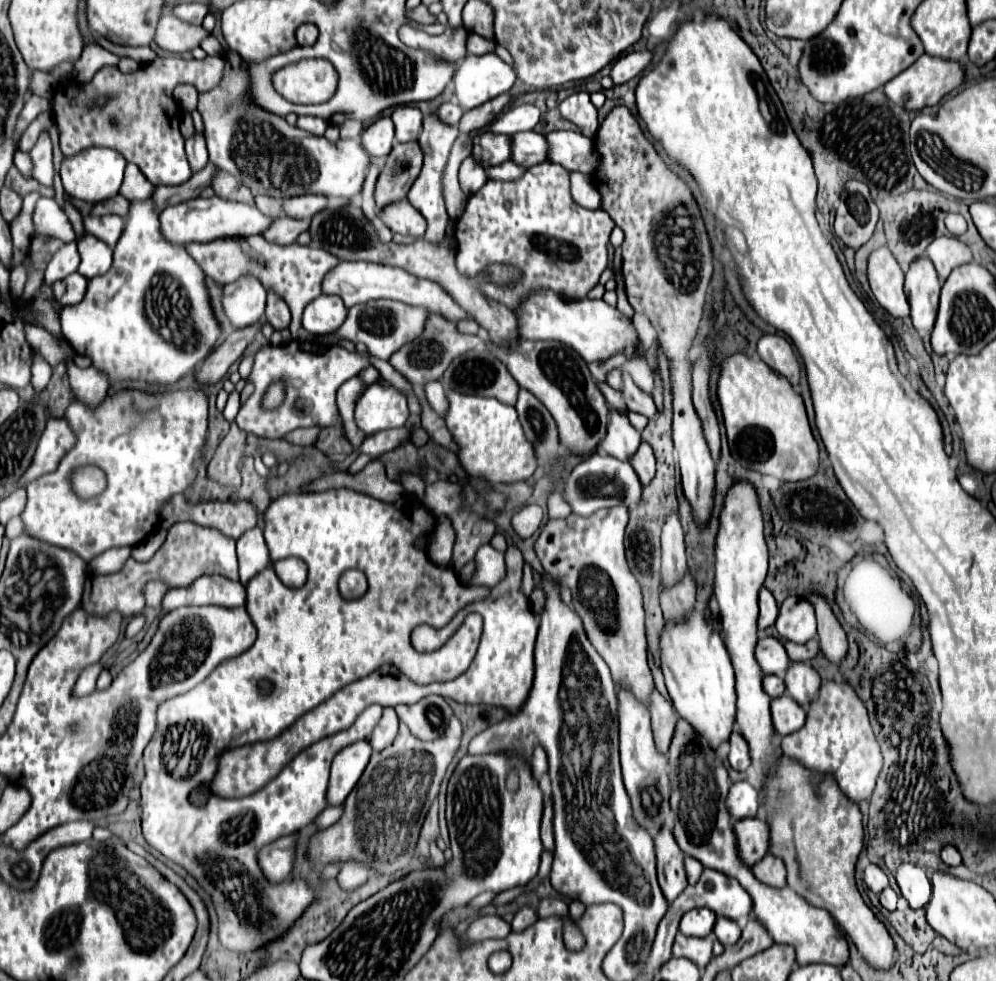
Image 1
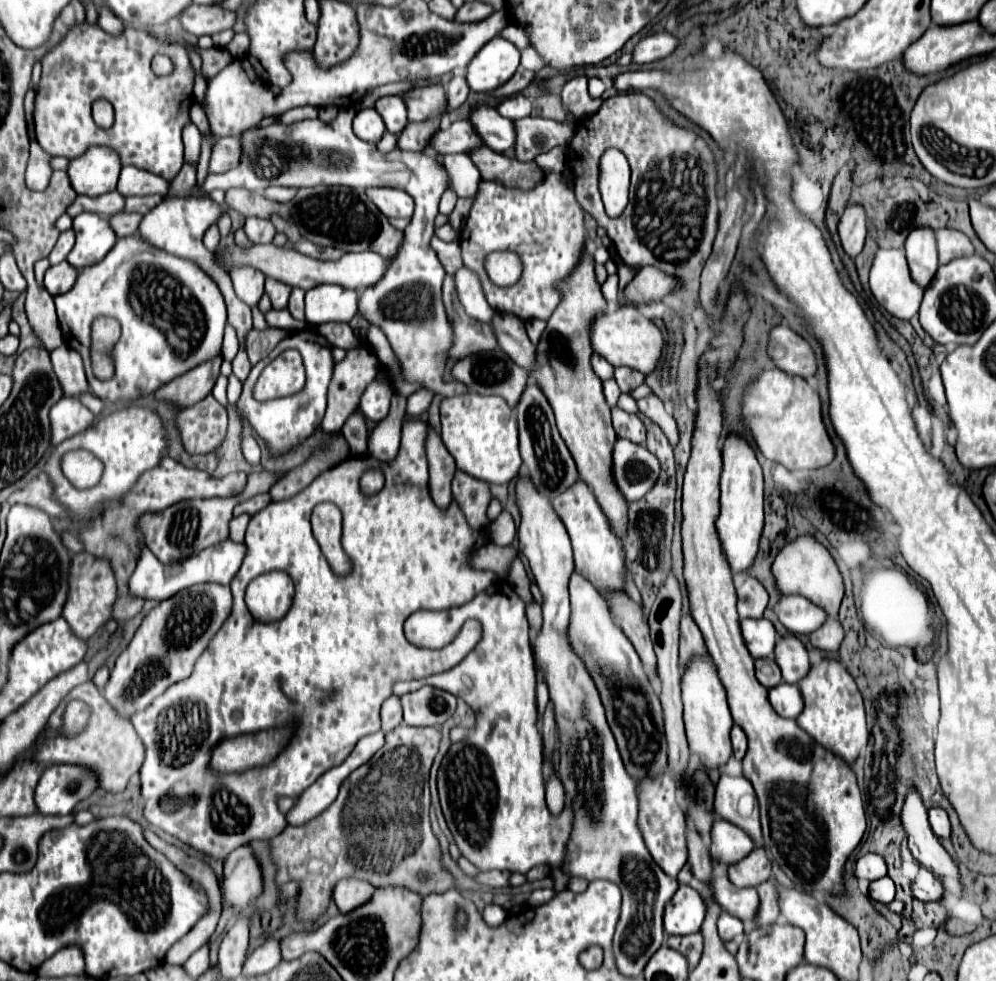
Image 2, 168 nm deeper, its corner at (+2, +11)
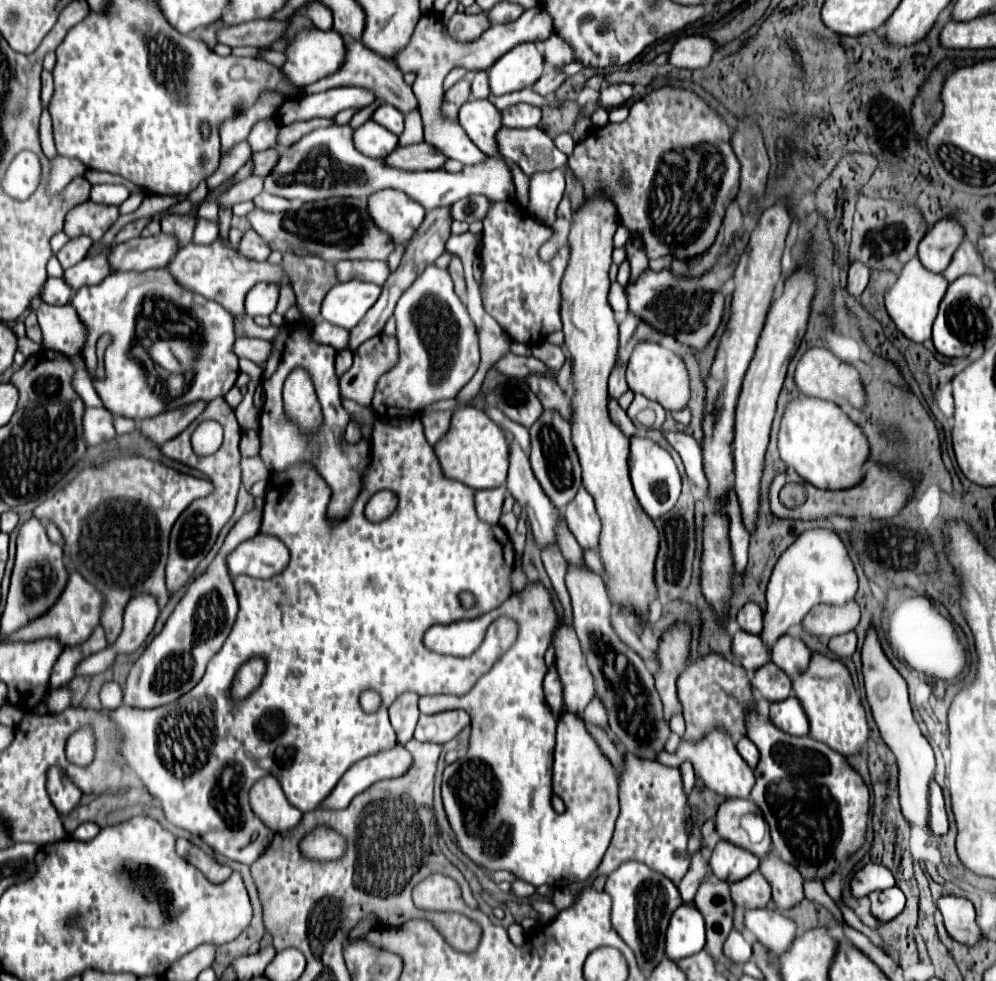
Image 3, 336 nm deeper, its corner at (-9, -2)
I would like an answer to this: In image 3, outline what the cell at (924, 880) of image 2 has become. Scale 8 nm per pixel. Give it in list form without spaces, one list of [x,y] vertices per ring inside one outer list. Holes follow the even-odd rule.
[[[942,896],[938,910],[944,916],[944,926],[954,940],[962,944],[976,944],[980,940],[980,928],[974,922],[974,906],[966,898]]]

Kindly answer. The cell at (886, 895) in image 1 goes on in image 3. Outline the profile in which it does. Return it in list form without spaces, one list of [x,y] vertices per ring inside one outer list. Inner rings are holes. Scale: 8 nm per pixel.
[[[898,886],[882,890],[882,892],[872,892],[868,898],[870,898],[872,914],[880,922],[894,920],[904,910],[904,902],[906,902],[906,898]]]

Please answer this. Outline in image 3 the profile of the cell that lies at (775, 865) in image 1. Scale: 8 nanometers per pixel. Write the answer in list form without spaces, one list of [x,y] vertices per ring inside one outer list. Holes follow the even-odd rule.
[[[756,870],[744,880],[730,884],[730,894],[734,904],[740,908],[764,908],[772,898],[772,888],[762,872]]]

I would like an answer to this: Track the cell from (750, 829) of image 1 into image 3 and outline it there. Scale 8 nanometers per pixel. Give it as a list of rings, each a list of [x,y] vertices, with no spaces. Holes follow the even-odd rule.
[[[720,840],[710,858],[710,868],[714,876],[726,880],[728,884],[746,878],[748,874],[758,870],[758,864],[760,860],[752,852],[746,852],[744,848],[738,848],[728,840]]]

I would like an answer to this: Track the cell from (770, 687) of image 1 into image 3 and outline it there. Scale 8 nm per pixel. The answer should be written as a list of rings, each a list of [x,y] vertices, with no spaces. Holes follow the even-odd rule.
[[[768,662],[766,666],[756,670],[752,678],[752,688],[768,702],[778,702],[790,696],[792,682],[774,662]]]

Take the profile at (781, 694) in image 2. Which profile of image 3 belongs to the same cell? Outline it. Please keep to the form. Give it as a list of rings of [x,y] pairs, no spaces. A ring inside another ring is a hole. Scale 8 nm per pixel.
[[[788,696],[782,702],[770,704],[770,720],[778,724],[784,732],[792,736],[806,736],[808,734],[808,718],[804,714],[804,708],[796,696]]]

